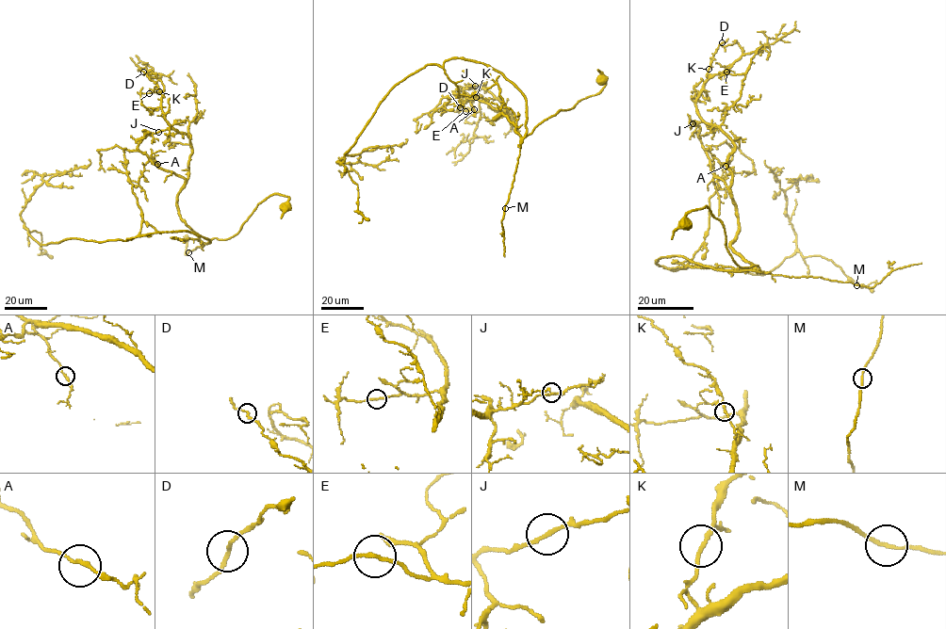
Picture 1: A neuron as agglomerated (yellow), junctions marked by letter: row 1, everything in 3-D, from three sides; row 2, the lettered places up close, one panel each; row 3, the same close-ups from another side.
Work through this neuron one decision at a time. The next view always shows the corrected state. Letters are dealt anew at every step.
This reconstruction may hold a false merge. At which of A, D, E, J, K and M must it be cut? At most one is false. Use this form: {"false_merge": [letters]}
{"false_merge": []}

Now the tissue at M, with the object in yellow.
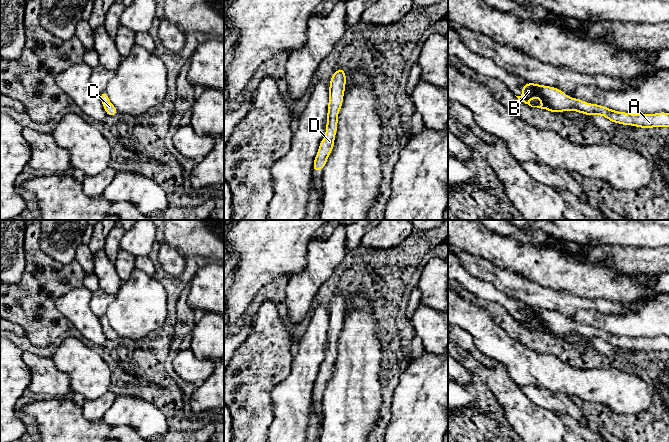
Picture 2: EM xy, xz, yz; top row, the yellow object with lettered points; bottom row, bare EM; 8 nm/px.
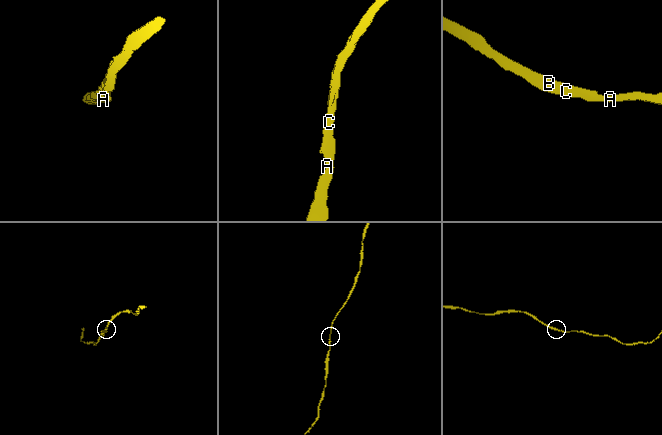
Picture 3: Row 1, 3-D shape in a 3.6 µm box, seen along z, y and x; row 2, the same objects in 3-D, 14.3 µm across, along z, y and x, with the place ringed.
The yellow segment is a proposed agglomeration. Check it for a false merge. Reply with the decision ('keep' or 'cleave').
keep

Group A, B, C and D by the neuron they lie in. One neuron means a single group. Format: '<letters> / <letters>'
A B C D

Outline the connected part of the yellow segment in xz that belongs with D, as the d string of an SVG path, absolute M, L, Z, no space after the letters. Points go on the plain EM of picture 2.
M345 293L336 294L330 303L329 326L327 336L327 348L325 350L326 360L321 364L312 395L324 394L327 383L334 371L337 357L338 337L343 329L343 321L346 310Z

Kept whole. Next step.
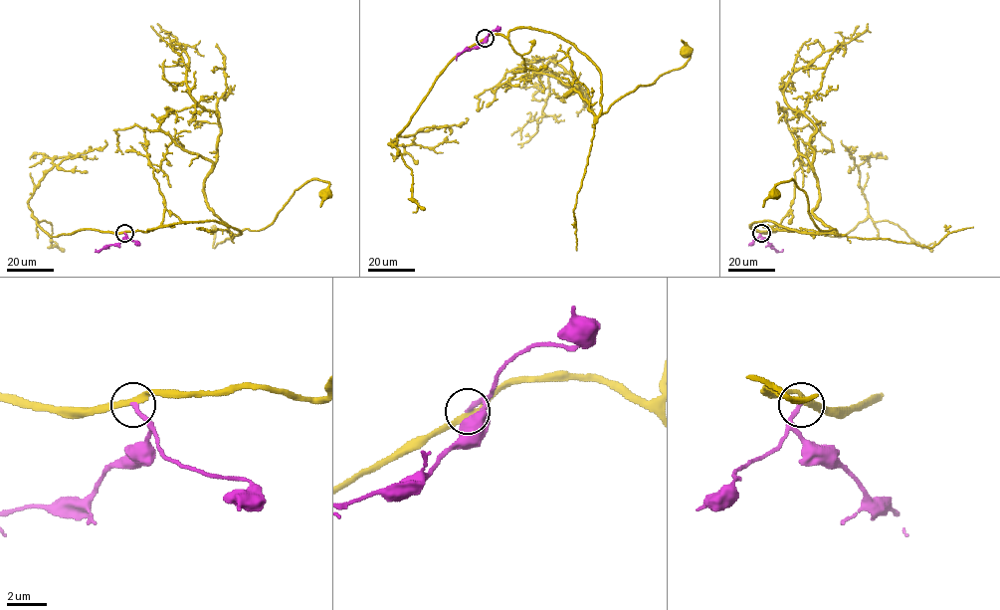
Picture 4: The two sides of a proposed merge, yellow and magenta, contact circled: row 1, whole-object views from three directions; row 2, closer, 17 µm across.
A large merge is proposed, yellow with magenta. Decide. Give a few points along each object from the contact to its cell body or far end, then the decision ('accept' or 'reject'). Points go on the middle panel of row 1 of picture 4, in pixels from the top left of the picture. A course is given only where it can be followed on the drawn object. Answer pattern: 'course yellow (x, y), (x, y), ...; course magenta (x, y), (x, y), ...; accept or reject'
course yellow (485, 38), (529, 27), (572, 43), (601, 75), (601, 113), (637, 87), (679, 69), (690, 55), (685, 50); course magenta (485, 38), (480, 46), (466, 49), (456, 60); accept

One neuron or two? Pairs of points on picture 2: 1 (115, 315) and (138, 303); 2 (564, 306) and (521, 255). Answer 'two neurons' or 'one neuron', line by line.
1: one neuron
2: two neurons

